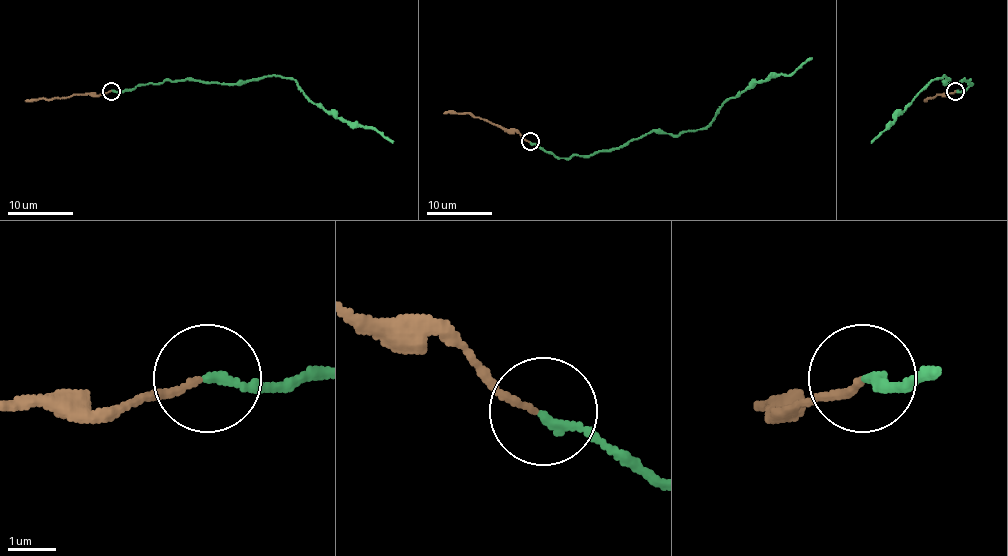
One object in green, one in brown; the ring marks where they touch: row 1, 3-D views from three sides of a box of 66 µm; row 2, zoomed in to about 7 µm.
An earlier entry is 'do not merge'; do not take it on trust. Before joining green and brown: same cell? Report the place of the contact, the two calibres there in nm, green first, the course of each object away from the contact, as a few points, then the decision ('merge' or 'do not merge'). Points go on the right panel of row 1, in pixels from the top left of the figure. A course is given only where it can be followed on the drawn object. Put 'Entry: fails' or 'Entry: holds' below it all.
place (955, 91); calibres 180 and 120 nm; course green (955, 90), (964, 90), (971, 84), (969, 80), (945, 84), (948, 79), (945, 76), (937, 77), (872, 141); course brown (955, 90), (927, 98), (927, 102); merge
Entry: fails

